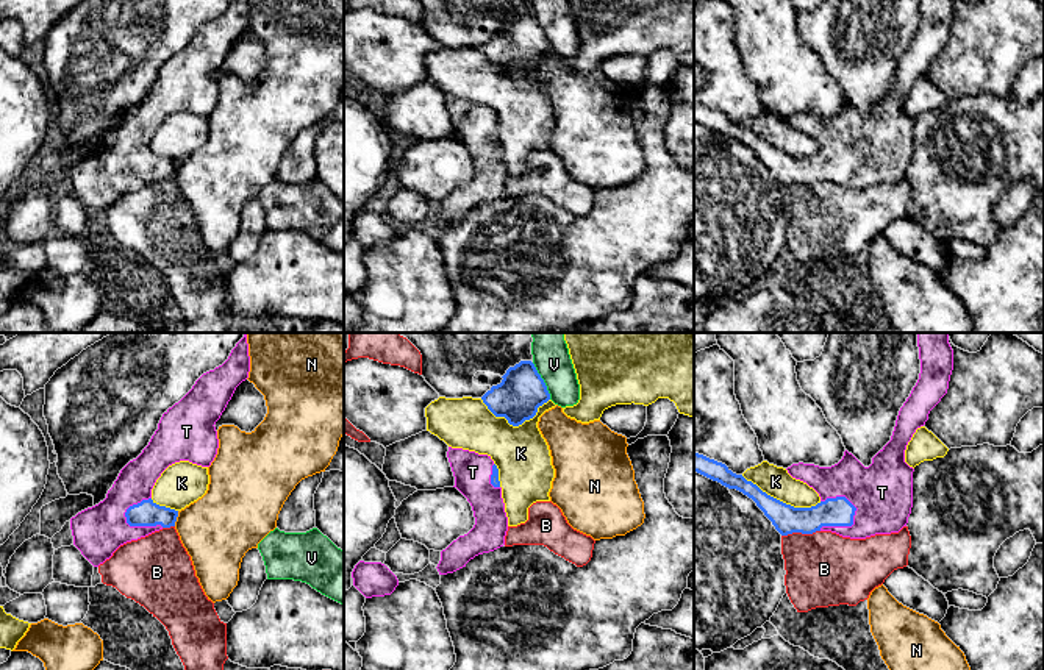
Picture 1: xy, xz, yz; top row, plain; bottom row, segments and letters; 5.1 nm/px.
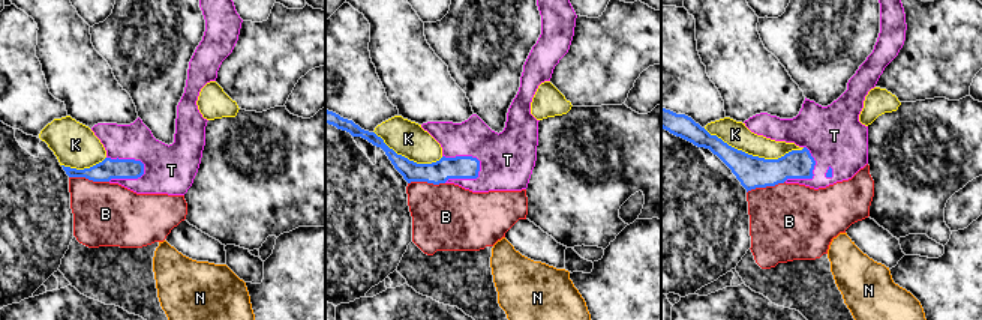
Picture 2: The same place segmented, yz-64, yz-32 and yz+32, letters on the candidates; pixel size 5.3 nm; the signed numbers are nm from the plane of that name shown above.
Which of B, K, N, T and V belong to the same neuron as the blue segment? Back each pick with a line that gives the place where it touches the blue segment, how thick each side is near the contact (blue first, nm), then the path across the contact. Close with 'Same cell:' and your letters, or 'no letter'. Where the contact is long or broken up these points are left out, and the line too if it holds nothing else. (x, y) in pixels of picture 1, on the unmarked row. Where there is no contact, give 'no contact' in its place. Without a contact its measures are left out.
T: meets blue in yz at (843, 175); 150 nm thick on the blue side, 300 nm on the other; runs through yz (838, 161), (843, 166), (843, 175), (850, 175), (883, 149)
Same cell: T

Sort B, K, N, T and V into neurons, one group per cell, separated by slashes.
B / K / N / T / V

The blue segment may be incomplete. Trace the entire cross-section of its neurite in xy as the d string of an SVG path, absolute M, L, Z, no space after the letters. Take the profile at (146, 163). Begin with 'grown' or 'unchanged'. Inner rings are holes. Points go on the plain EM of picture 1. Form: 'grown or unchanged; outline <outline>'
grown; outline M231 0L222 16L203 23L192 39L163 64L148 95L120 120L106 148L70 169L73 195L94 217L109 209L120 195L175 176L178 161L156 155L152 150L152 139L161 123L175 112L189 111L202 117L211 116L219 98L214 75L236 37L248 28L248 22L248 0Z

